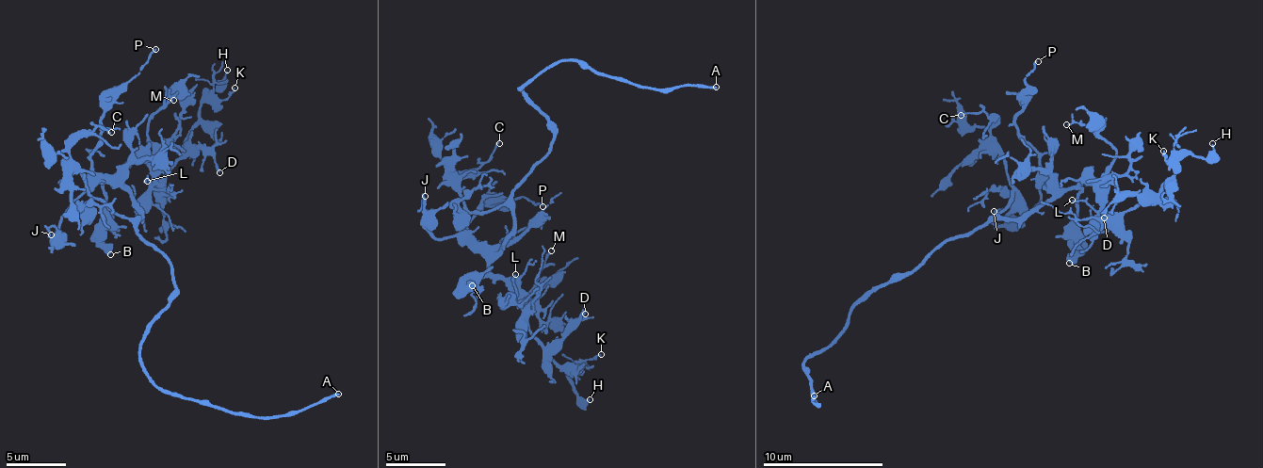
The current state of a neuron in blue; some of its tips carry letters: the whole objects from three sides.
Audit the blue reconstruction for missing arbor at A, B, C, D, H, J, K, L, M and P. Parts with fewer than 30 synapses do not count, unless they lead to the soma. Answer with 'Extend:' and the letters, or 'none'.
Extend: A

